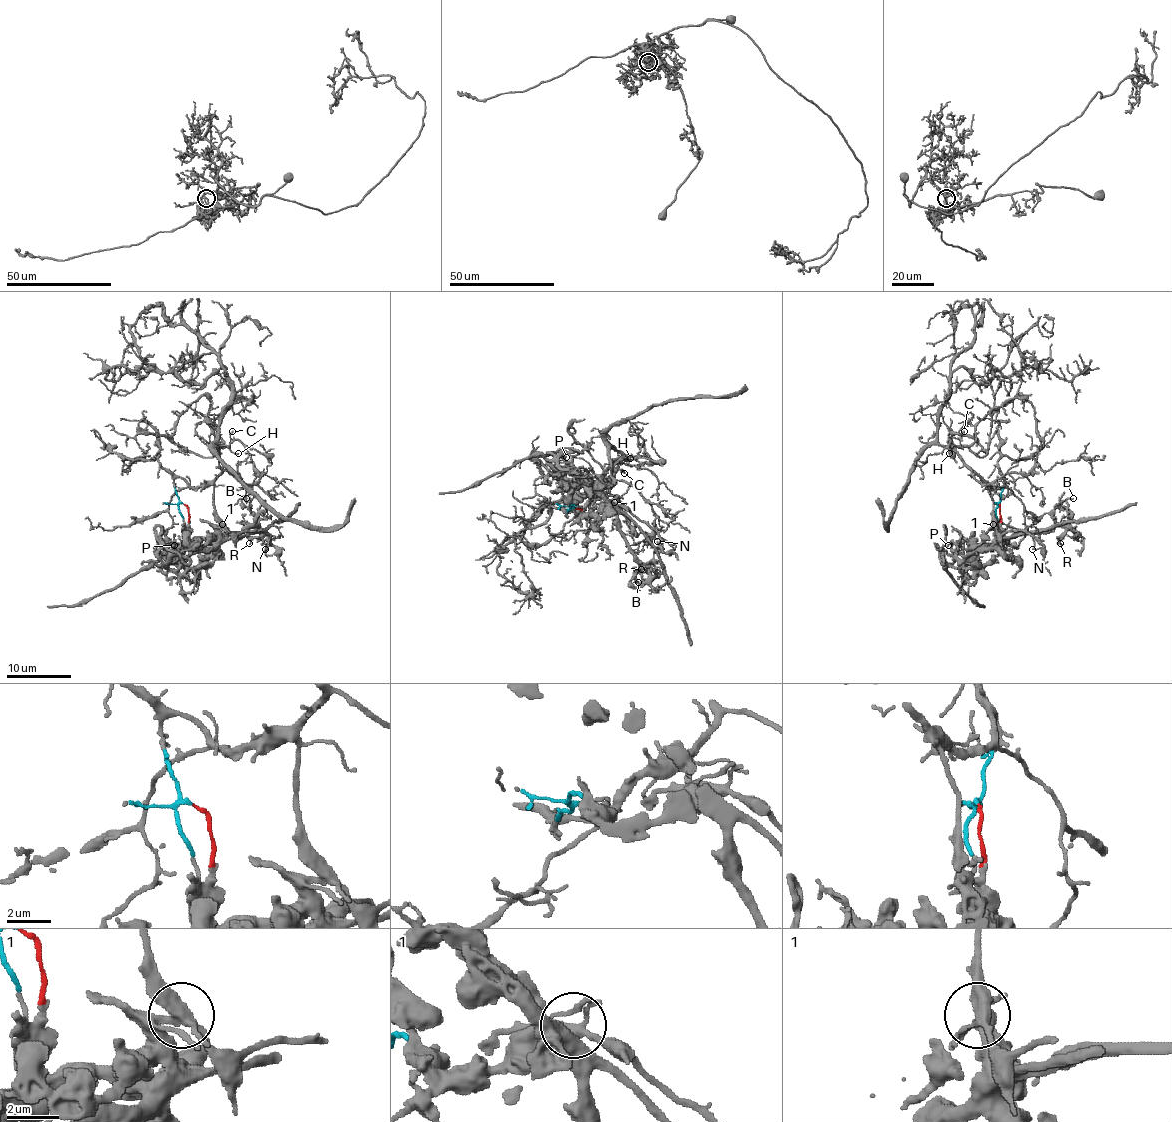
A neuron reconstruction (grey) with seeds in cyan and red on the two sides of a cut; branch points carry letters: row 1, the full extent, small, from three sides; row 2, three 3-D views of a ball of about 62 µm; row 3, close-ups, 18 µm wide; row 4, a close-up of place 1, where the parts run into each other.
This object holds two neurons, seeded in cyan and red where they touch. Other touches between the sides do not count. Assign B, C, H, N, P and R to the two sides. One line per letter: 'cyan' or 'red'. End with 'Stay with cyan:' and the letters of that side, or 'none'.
B: red
C: cyan
H: cyan
N: cyan
P: red
R: red
Stay with cyan: C, H, N

